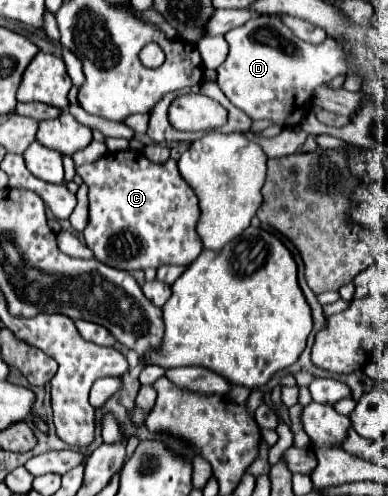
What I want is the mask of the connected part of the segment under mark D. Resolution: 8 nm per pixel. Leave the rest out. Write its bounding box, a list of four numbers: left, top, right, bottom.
[218,16,350,128]

